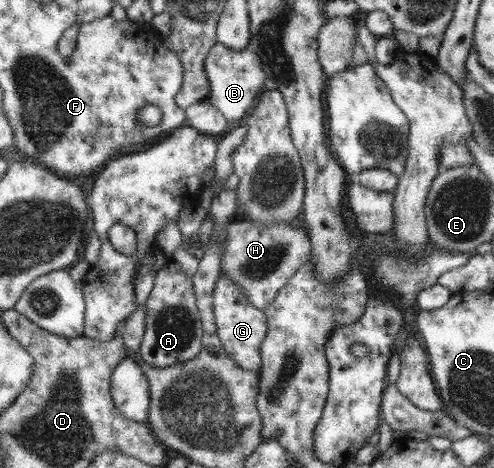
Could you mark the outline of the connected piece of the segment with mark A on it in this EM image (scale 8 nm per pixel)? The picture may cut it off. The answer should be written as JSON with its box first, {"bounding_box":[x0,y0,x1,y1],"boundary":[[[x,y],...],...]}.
{"bounding_box":[138,246,204,367],"boundary":[[[179,246],[167,257],[166,265],[157,273],[154,287],[145,301],[145,333],[138,350],[145,363],[153,364],[155,367],[169,367],[193,358],[203,347],[204,333],[192,281],[197,271],[198,259]]]}

